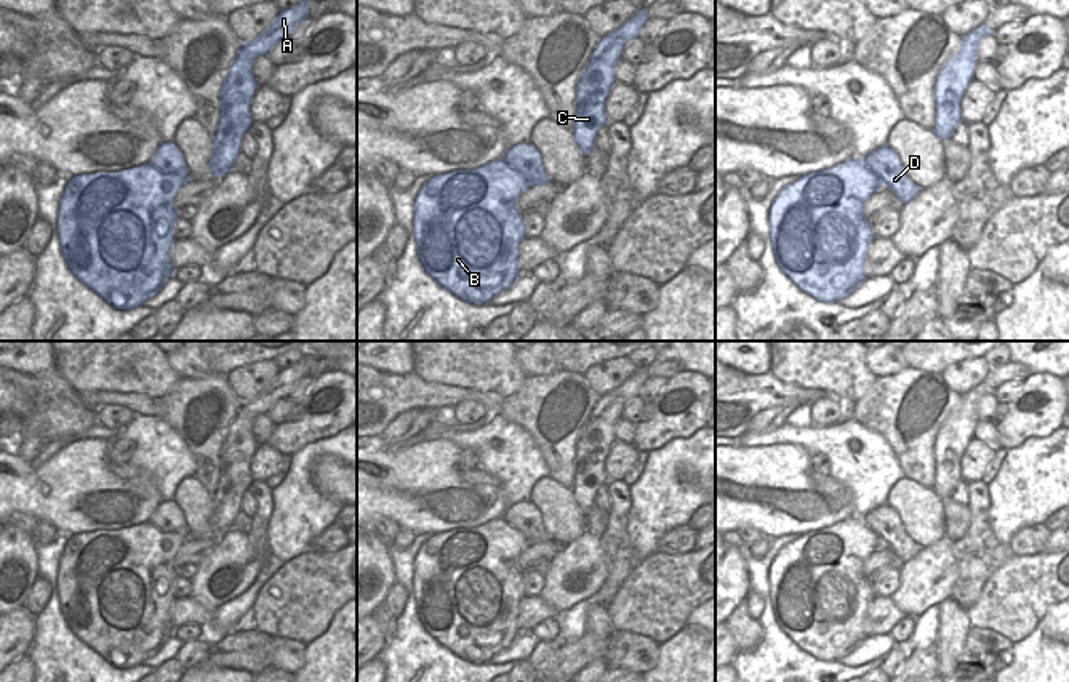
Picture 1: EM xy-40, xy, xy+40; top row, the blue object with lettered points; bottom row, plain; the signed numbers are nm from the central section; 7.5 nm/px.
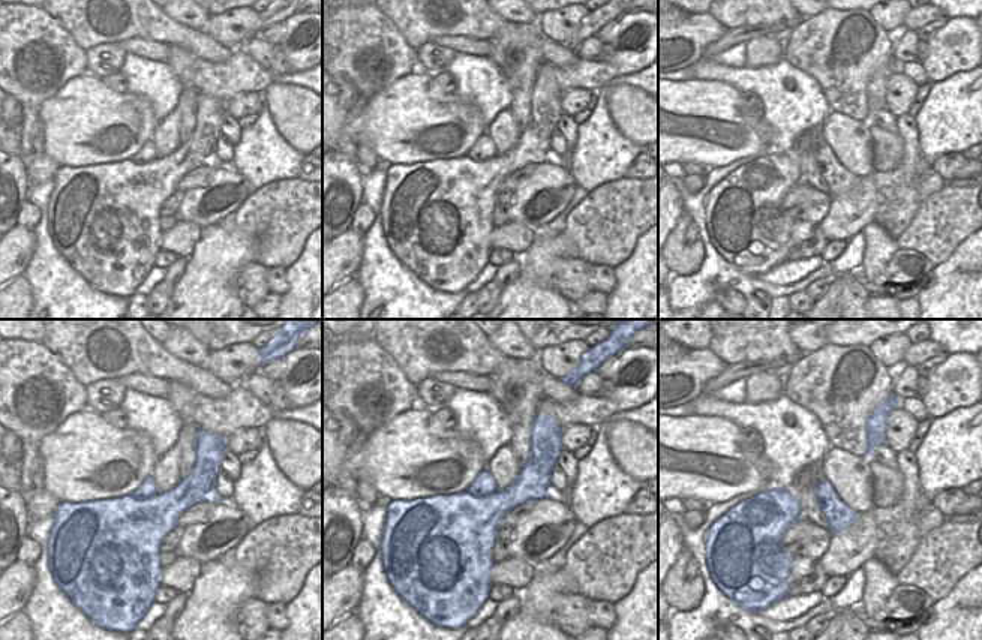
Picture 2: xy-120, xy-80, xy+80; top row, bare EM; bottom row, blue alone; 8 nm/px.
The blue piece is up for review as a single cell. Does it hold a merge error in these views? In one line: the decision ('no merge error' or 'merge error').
merge error

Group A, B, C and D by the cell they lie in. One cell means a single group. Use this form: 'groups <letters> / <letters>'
groups A B C / D

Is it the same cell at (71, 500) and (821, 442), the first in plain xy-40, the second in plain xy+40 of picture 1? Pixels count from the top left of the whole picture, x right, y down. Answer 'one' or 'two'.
two

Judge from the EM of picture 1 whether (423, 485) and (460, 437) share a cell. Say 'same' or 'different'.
different

